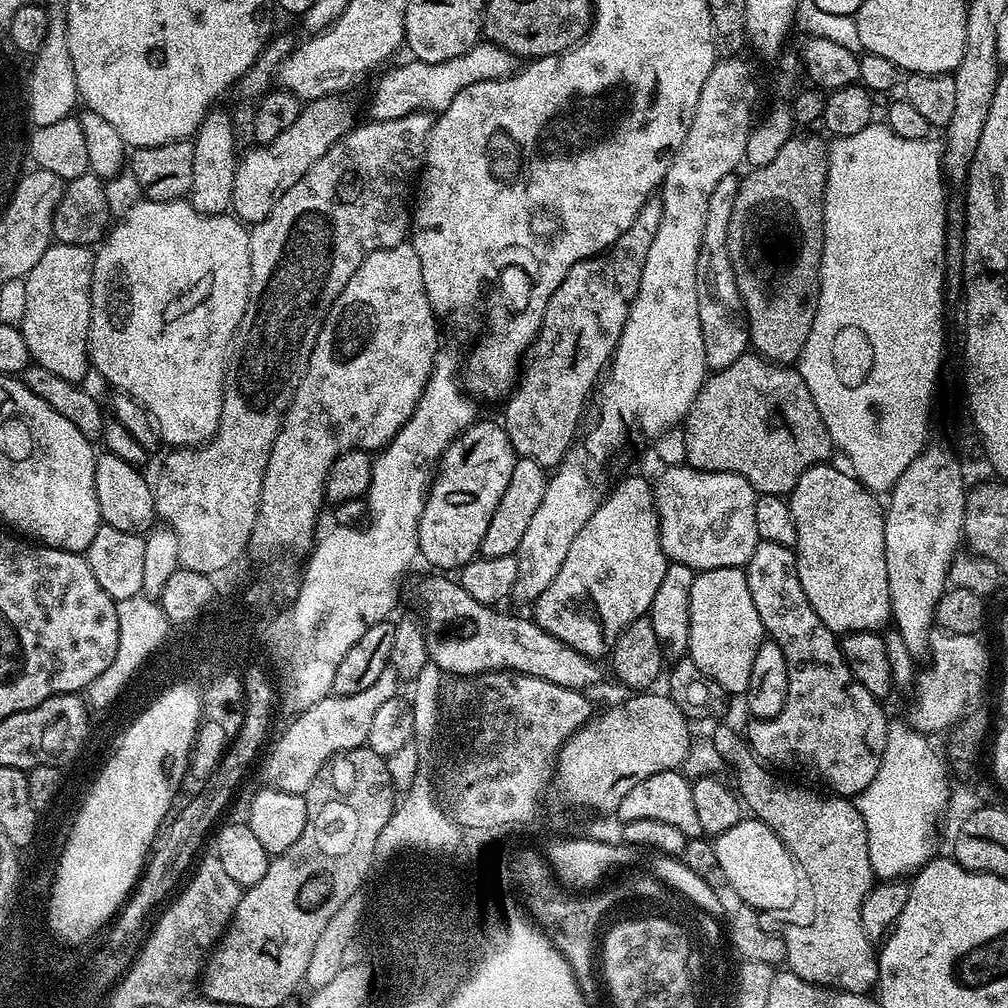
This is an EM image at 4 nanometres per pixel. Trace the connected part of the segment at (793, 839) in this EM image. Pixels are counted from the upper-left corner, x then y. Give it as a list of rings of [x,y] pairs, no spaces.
[[[719,724],[712,732],[711,747],[718,756],[720,751],[721,758],[732,767],[736,775],[734,787],[741,801],[783,842],[812,886],[812,904],[816,907],[812,921],[782,936],[787,967],[798,978],[821,988],[871,993],[880,979],[880,962],[873,941],[862,930],[862,902],[874,883],[862,814],[851,799],[835,794],[819,796],[808,788],[779,780],[779,775],[762,763],[741,733],[739,736],[730,725]]]

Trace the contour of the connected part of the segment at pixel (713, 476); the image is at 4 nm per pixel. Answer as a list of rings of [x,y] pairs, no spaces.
[[[668,466],[660,481],[655,481],[656,513],[660,519],[662,550],[674,564],[685,564],[696,572],[709,572],[715,568],[744,568],[754,550],[760,545],[758,521],[754,519],[757,491],[733,472],[703,472],[687,466]]]

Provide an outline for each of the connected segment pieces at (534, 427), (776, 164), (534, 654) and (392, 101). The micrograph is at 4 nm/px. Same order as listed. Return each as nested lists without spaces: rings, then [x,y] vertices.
[[[653,198],[642,206],[630,230],[618,237],[606,254],[589,256],[570,266],[566,278],[554,290],[540,333],[522,361],[522,371],[507,397],[502,417],[519,459],[555,470],[573,447],[584,403],[609,367],[626,326],[628,311],[638,294],[646,254],[650,254],[654,234],[658,234],[658,222],[662,222],[662,202]]]
[[[800,134],[792,135],[786,142],[786,146],[782,146],[782,150],[778,150],[778,154],[770,163],[761,168],[752,168],[749,171],[749,176],[746,175],[741,179],[740,189],[734,198],[734,214],[730,218],[730,230],[728,231],[728,249],[730,250],[730,258],[732,265],[736,271],[736,285],[740,291],[740,301],[744,304],[744,315],[748,321],[748,339],[751,347],[755,349],[759,355],[766,360],[771,360],[774,364],[783,364],[785,366],[792,366],[797,363],[802,354],[802,346],[806,346],[806,338],[810,338],[810,326],[814,326],[814,314],[818,310],[818,298],[820,297],[820,263],[822,262],[822,254],[824,253],[824,191],[826,190],[826,174],[828,173],[828,144],[825,141],[820,141],[816,136],[800,136]]]
[[[436,574],[433,580],[424,584],[424,616],[426,628],[429,633],[444,632],[451,624],[464,624],[464,641],[460,644],[460,652],[436,652],[433,651],[430,660],[436,663],[444,674],[453,677],[479,676],[482,672],[521,672],[534,678],[542,678],[546,682],[554,682],[558,686],[588,690],[600,678],[600,668],[591,657],[584,656],[578,650],[566,646],[554,634],[542,630],[542,626],[535,619],[524,616],[507,616],[504,612],[496,612],[495,607],[478,602],[466,594],[466,590],[455,579],[447,580],[447,575]]]
[[[477,42],[473,48],[466,50],[466,54],[458,58],[446,58],[446,62],[427,64],[415,58],[409,61],[409,64],[400,64],[390,69],[377,82],[372,92],[372,101],[368,104],[372,120],[393,120],[421,110],[439,114],[446,110],[446,106],[450,106],[450,102],[454,102],[454,98],[458,98],[458,94],[462,94],[462,90],[466,90],[466,86],[500,80],[503,76],[511,76],[518,68],[516,56],[489,42]]]

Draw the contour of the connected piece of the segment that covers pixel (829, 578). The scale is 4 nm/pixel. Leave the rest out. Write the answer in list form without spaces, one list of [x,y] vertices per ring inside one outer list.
[[[821,462],[807,468],[798,478],[787,497],[790,510],[794,514],[794,526],[798,526],[798,542],[795,546],[798,578],[814,614],[831,632],[880,632],[891,621],[890,582],[886,578],[886,534],[884,514],[875,495],[869,492],[851,471],[831,468],[831,463]]]

